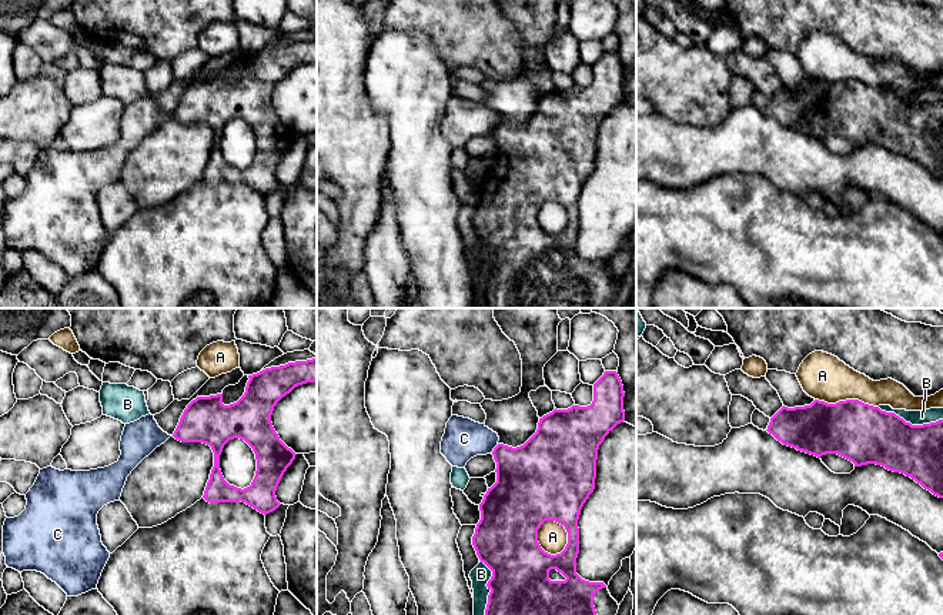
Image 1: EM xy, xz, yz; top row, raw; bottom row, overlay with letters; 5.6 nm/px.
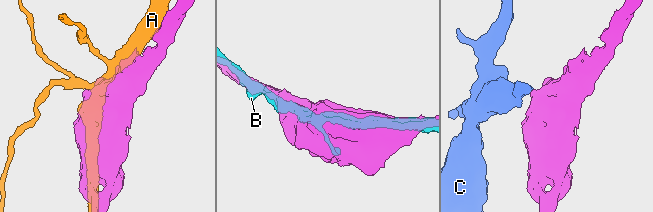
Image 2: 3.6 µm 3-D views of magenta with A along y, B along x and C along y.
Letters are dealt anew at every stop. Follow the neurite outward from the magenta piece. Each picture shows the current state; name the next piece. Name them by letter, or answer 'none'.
none

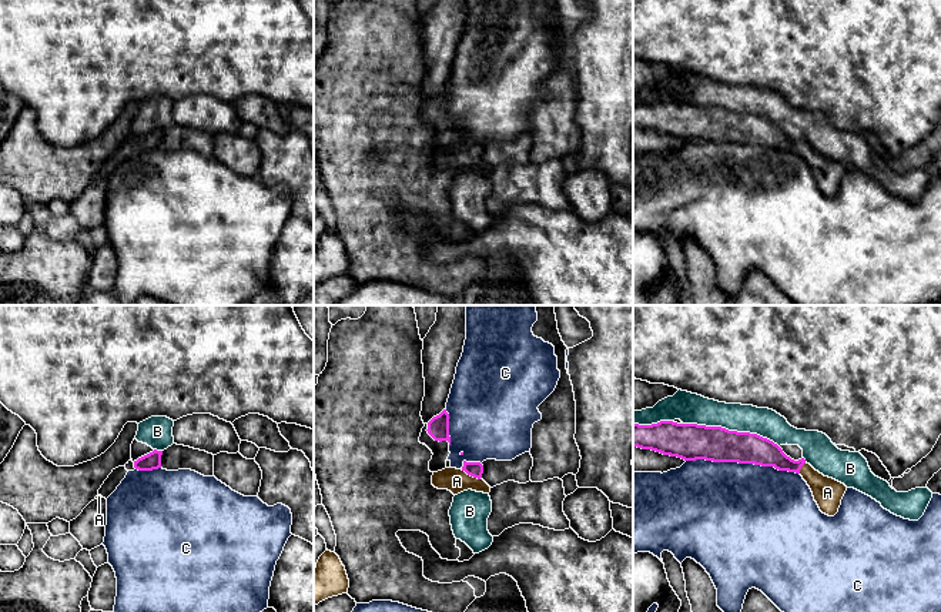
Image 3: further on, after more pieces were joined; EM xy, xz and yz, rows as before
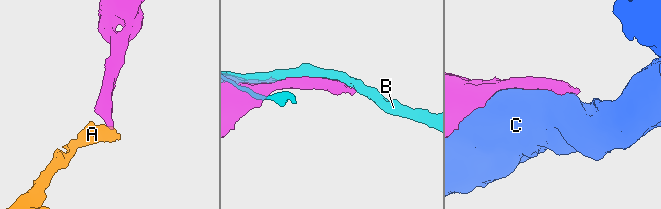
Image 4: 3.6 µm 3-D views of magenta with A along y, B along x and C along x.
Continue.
A

